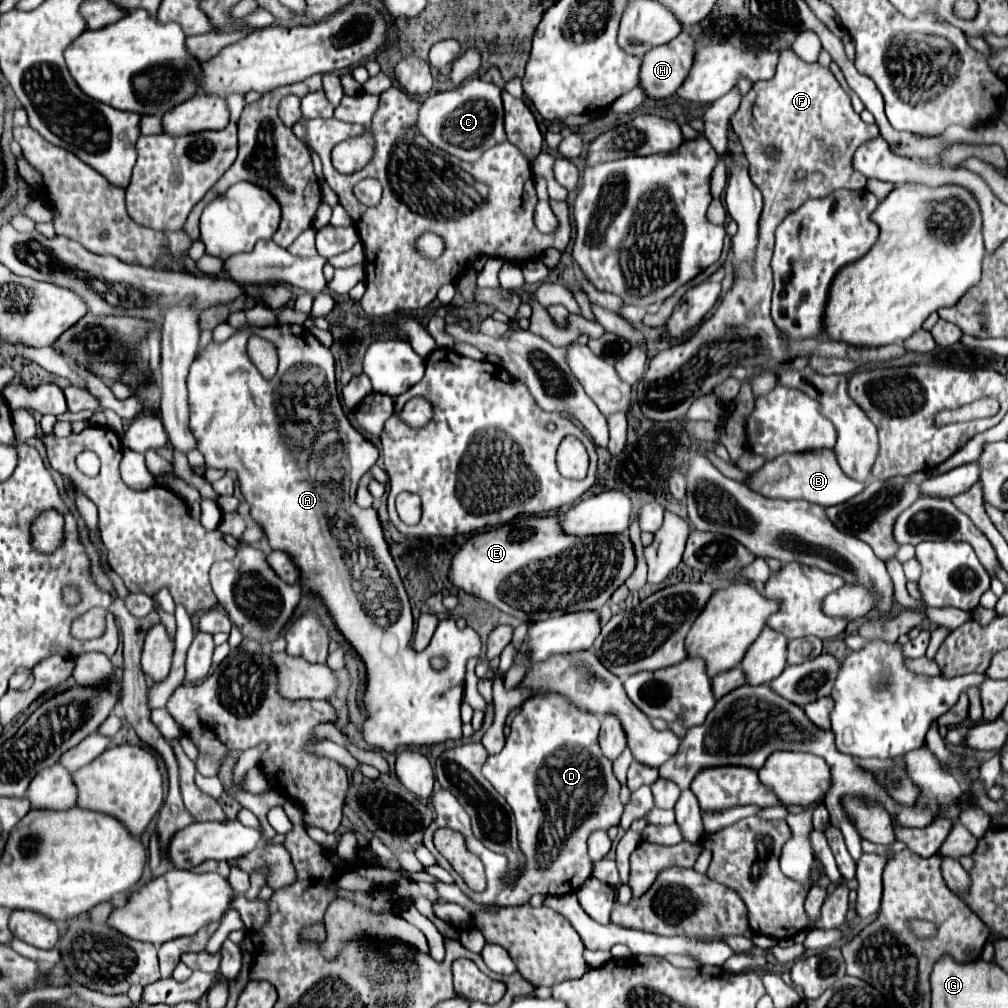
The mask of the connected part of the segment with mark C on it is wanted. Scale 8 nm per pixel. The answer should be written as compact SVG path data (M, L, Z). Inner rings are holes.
M480 78L466 80L462 86L438 94L430 94L418 110L418 122L416 128L426 140L460 158L466 162L476 162L482 152L496 146L498 142L506 140L504 134L504 110L502 110L502 90L490 82L484 82Z

